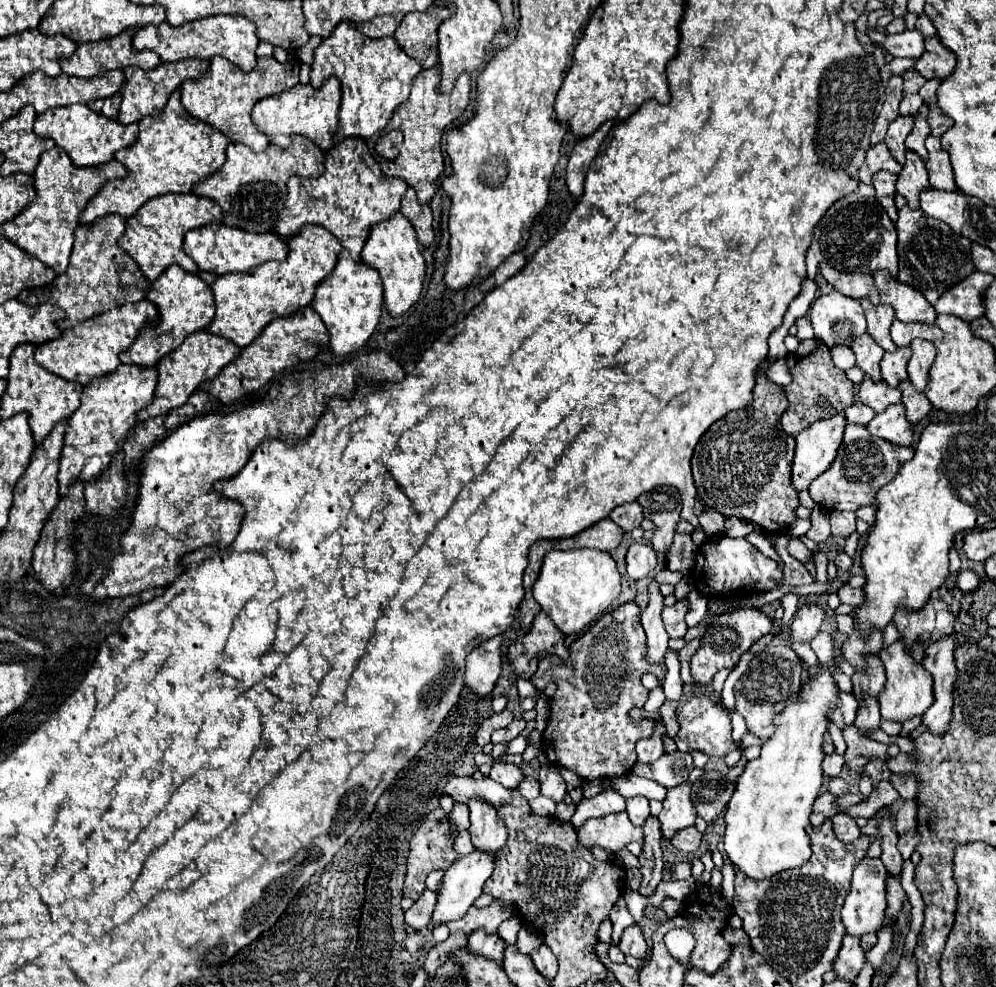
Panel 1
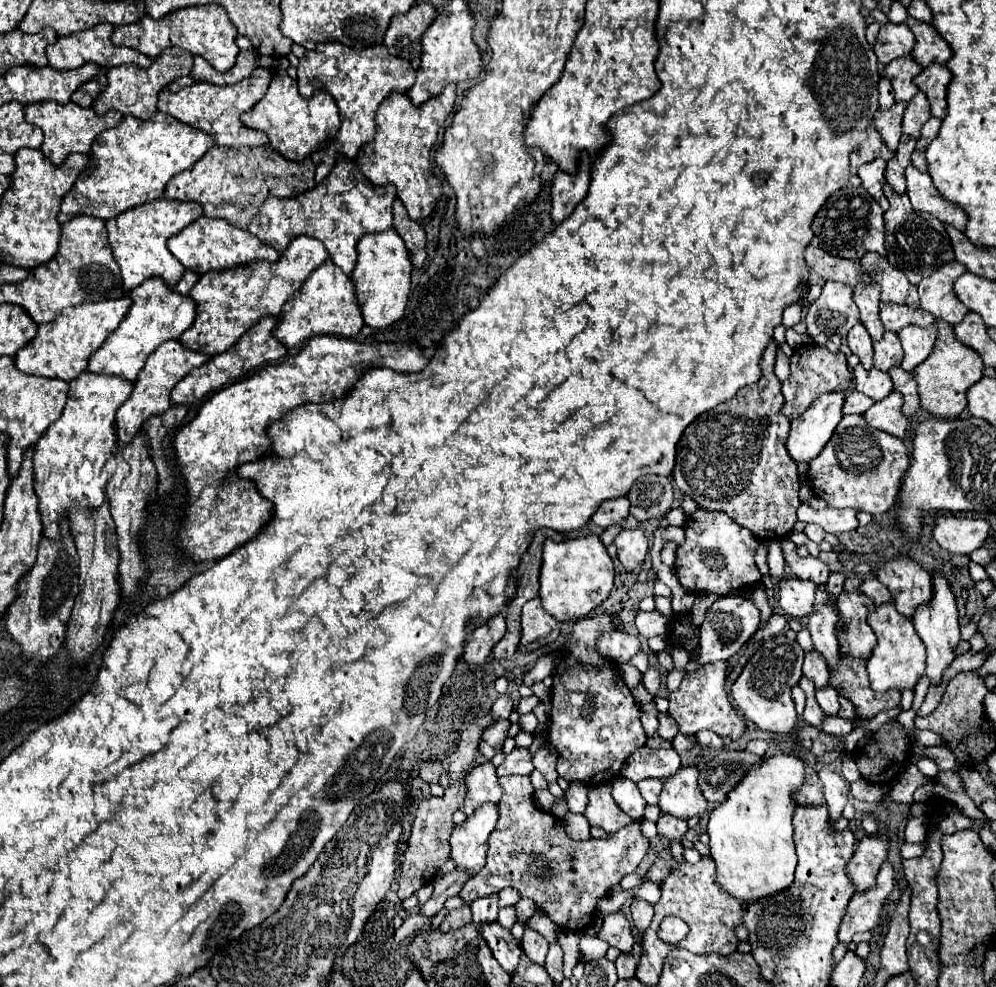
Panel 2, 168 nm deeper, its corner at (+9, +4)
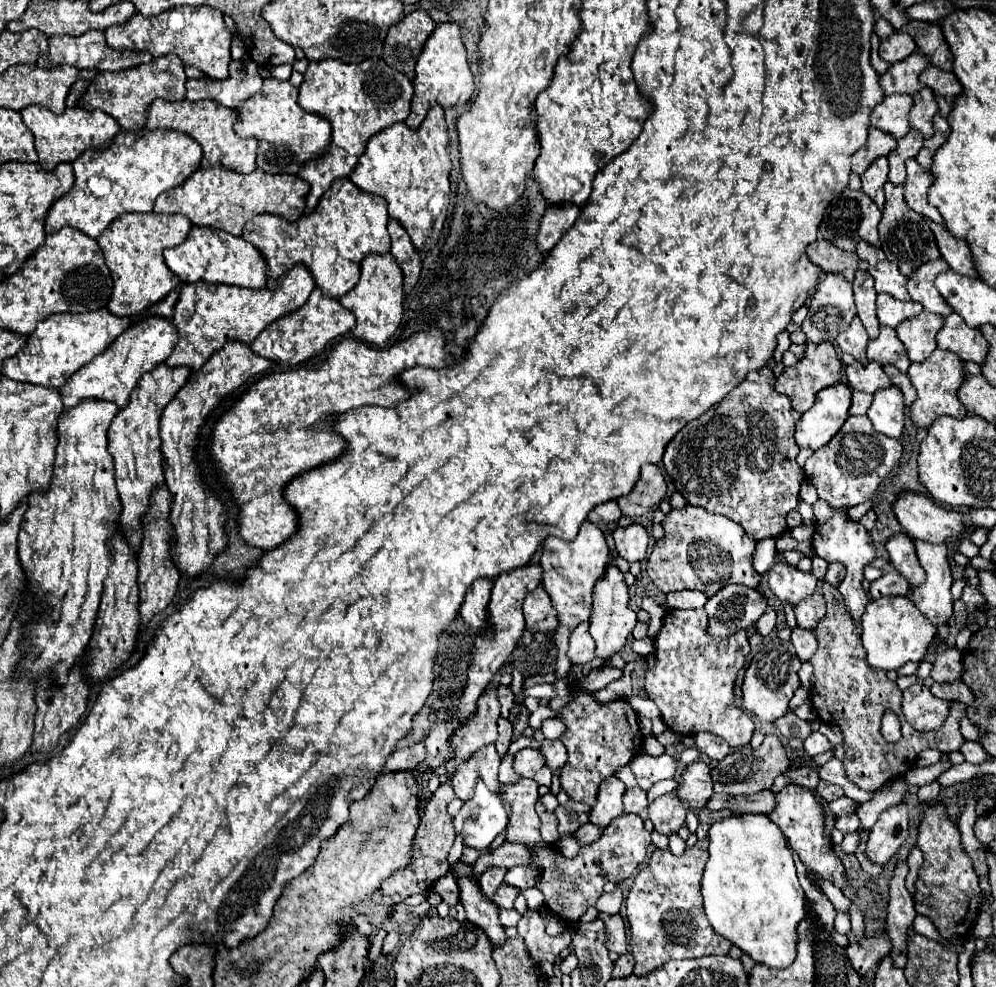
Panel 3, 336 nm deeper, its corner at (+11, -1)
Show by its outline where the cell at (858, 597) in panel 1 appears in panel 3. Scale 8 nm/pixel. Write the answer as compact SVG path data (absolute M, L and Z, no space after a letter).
M889 569L885 571L885 575L881 575L877 581L871 583L869 593L873 595L873 599L879 599L883 595L909 595L911 585L907 579L901 577L901 573L897 573L895 569Z

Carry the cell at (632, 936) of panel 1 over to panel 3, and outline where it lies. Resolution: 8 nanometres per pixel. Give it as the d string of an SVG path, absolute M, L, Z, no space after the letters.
M605 915L601 917L607 929L607 947L615 953L627 953L627 935L625 935L625 923L621 915Z

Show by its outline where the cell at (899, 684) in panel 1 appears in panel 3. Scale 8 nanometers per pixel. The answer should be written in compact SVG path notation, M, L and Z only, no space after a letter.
M889 595L871 601L861 617L861 629L863 629L863 647L867 651L867 661L871 663L871 667L883 671L899 669L907 661L921 663L929 643L937 635L937 629L929 623L925 615L921 615L921 611L917 611L911 597L903 595Z

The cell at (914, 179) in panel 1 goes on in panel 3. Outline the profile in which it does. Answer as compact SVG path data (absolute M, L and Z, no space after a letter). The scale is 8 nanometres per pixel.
M911 129L905 137L897 141L897 147L887 155L889 159L889 181L895 185L901 185L905 181L905 161L915 157L919 149L923 147L923 135L917 129Z

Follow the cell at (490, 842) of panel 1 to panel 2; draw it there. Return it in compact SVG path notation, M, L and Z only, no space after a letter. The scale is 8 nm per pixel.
M491 762L477 766L469 776L467 776L467 796L463 802L463 812L465 816L471 816L479 806L485 802L499 804L501 790L497 784L497 774L495 766Z

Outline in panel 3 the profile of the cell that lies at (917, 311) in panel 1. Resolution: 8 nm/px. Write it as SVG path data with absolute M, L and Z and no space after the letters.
M861 241L857 243L855 247L855 253L869 261L869 275L873 275L875 279L875 291L877 293L889 293L893 295L895 299L901 299L901 301L909 301L909 293L907 293L907 287L905 287L905 277L901 275L901 271L897 271L897 265L889 263L885 259L885 255L881 253L881 249L873 249L873 245Z

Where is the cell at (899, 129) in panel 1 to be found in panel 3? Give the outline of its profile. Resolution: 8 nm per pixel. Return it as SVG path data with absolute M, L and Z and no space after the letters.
M903 93L887 95L871 113L871 125L881 131L889 131L895 139L901 139L909 133L909 111L913 107L913 97Z

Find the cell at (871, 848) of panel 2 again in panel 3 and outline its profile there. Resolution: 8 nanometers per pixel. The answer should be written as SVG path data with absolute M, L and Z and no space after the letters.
M899 803L895 807L885 809L877 823L871 829L869 841L867 841L867 855L879 865L885 865L899 845L909 835L909 817L907 817L907 805Z

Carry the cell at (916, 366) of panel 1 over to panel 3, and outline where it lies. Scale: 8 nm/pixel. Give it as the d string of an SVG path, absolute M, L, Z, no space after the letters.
M921 311L917 317L905 319L901 325L897 325L897 335L903 341L903 345L909 351L911 361L923 361L935 351L935 335L943 323L941 315Z

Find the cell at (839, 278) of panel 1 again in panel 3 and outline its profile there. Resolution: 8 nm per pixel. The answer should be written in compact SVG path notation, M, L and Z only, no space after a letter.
M817 239L817 241L809 243L807 255L815 265L821 265L825 273L837 271L837 273L845 275L845 279L849 279L849 281L853 281L855 271L859 269L859 263L861 263L857 253L841 251L839 247L835 247L833 243L829 243L825 239Z

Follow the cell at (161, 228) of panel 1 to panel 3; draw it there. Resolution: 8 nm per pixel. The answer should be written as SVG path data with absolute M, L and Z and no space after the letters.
M127 213L115 219L99 237L97 245L103 251L105 263L113 277L113 293L107 309L119 317L135 317L147 307L159 303L169 291L173 291L181 281L165 265L163 251L167 247L177 247L185 241L191 231L191 223L181 215L137 215Z

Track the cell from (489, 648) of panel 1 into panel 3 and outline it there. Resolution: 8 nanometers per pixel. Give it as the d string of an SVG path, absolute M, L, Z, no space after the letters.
M477 579L465 595L465 603L461 605L459 613L475 633L485 633L491 635L487 619L485 619L485 607L491 599L491 589L493 589L493 579Z

